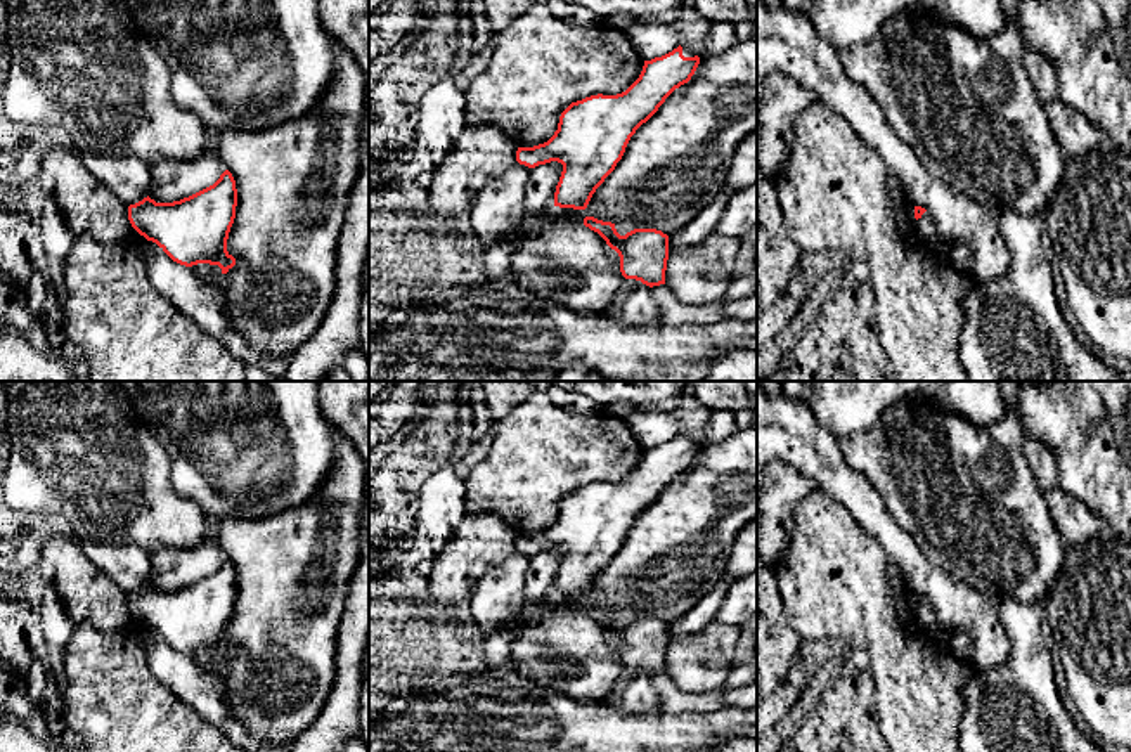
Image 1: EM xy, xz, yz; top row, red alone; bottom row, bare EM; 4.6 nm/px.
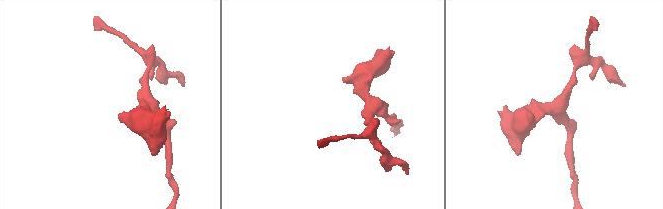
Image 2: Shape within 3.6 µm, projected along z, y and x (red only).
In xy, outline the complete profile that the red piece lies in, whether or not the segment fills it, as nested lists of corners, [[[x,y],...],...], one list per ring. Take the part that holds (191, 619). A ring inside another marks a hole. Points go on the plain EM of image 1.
[[[225,558],[213,574],[180,589],[156,591],[147,584],[130,593],[128,608],[173,650],[185,655],[218,653],[222,662],[227,662],[236,653],[236,646],[227,639],[236,594],[236,568]]]

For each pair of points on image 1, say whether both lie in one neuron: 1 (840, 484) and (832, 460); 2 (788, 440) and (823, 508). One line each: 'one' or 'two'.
1: one
2: two

